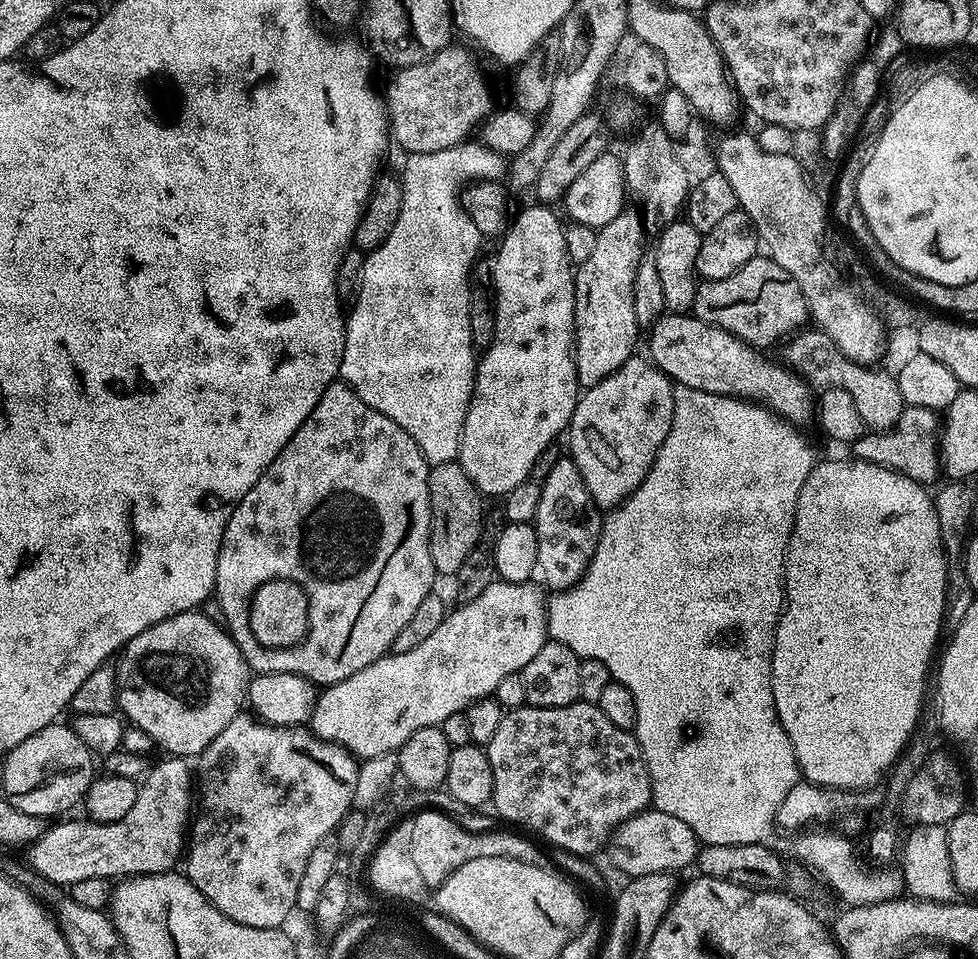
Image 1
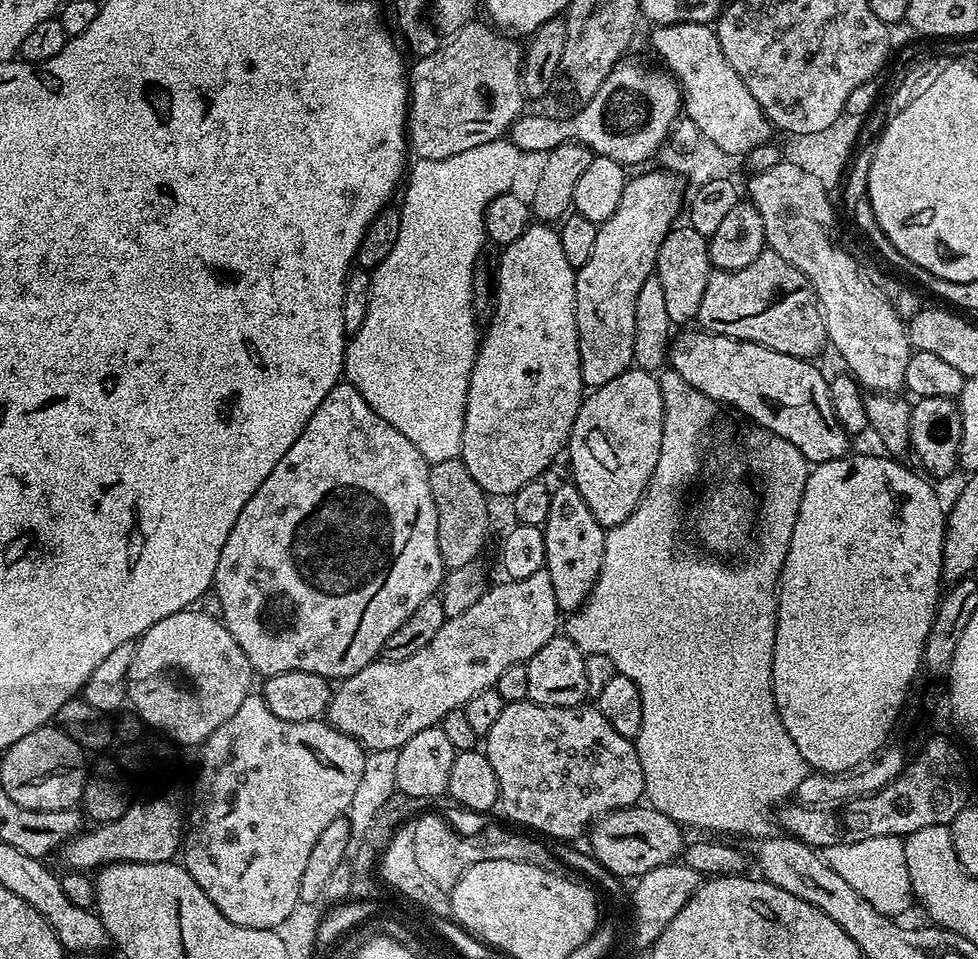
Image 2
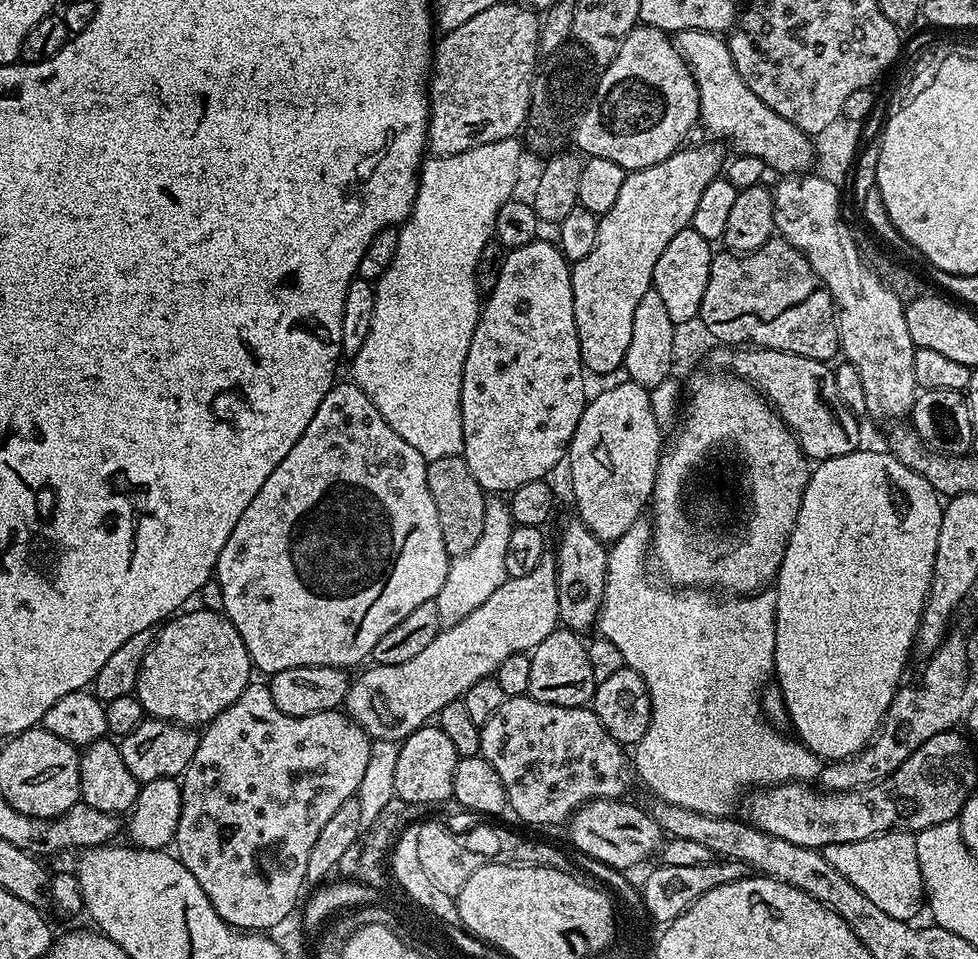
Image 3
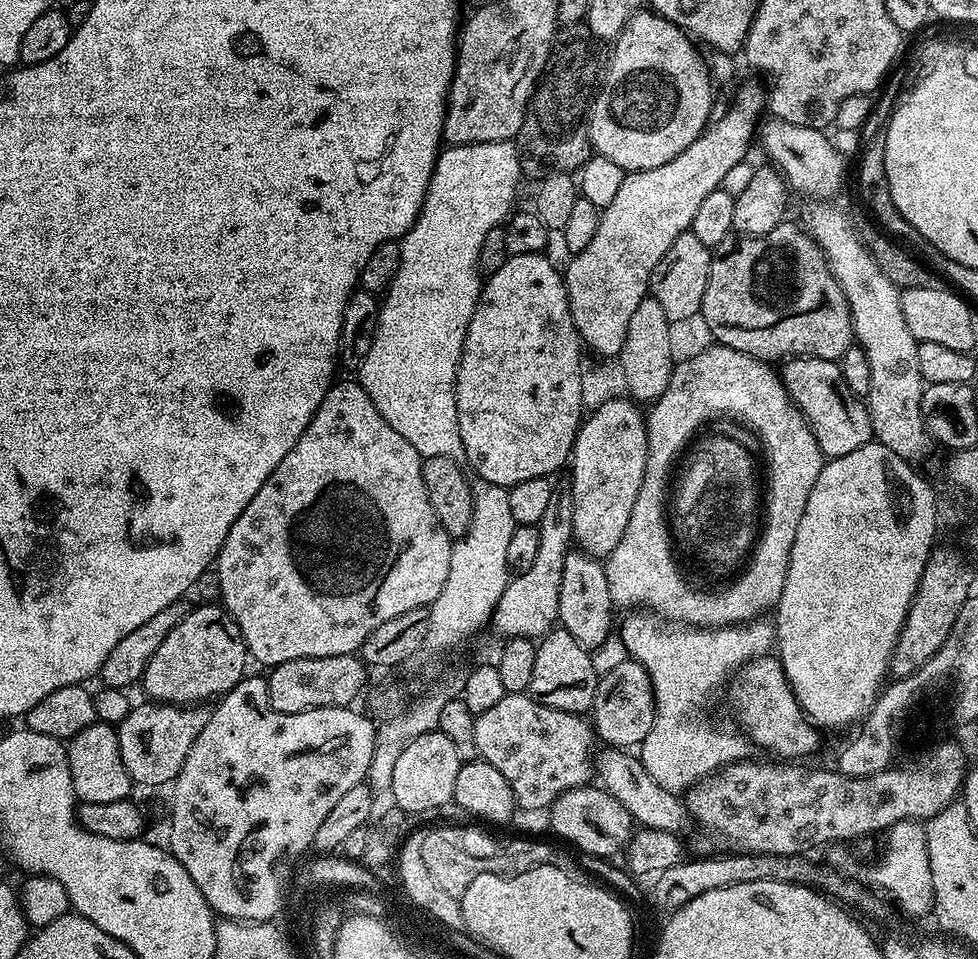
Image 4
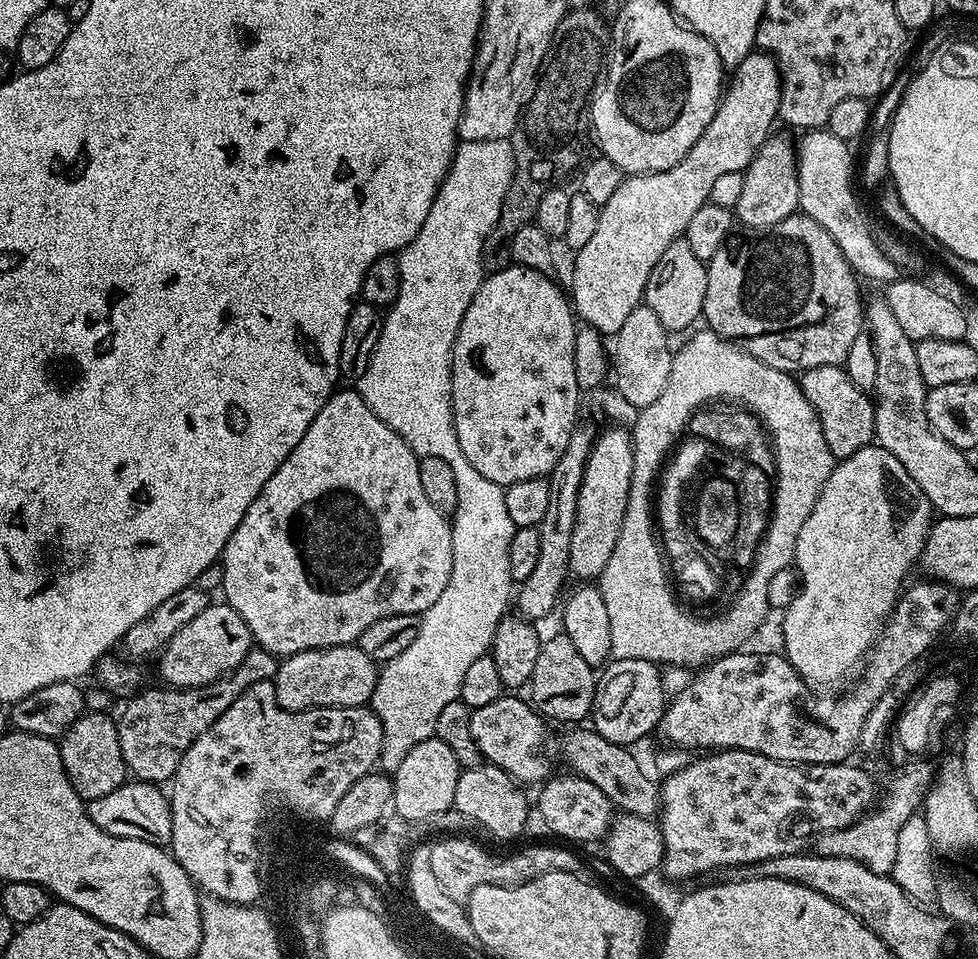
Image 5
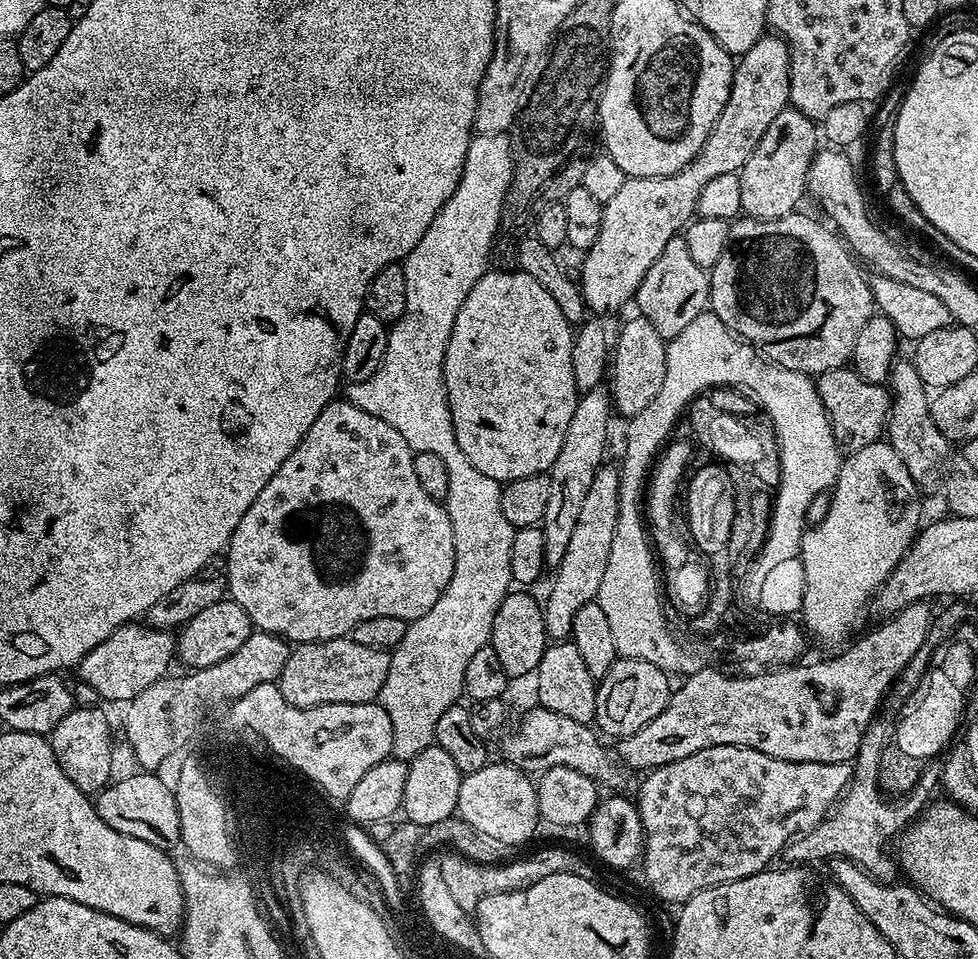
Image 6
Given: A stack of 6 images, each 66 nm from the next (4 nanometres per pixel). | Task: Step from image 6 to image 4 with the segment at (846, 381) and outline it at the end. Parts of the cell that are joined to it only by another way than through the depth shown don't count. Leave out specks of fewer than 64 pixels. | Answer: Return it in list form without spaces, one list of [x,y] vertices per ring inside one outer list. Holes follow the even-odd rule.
[[[797,356],[783,365],[782,381],[788,397],[804,416],[825,458],[850,454],[873,439],[867,407],[851,392],[838,386],[838,364],[835,360]]]

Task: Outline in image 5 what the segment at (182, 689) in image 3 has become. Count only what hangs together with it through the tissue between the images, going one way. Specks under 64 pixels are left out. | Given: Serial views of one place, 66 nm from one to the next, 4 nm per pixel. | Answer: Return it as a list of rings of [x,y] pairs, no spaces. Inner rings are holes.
[[[209,603],[202,614],[198,614],[191,622],[186,622],[174,638],[164,645],[159,653],[160,676],[170,688],[196,688],[211,685],[222,676],[227,676],[246,658],[254,648],[254,641],[246,622],[242,622],[242,614],[234,610],[228,603]]]

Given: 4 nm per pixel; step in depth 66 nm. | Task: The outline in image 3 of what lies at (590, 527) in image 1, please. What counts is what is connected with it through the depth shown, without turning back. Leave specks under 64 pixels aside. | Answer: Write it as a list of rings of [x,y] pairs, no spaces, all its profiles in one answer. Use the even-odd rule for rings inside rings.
[[[571,518],[560,528],[560,541],[556,544],[556,577],[558,578],[558,614],[560,624],[577,634],[584,634],[600,618],[604,601],[604,579],[608,573],[609,549],[605,541],[590,534],[588,527],[578,518]]]

